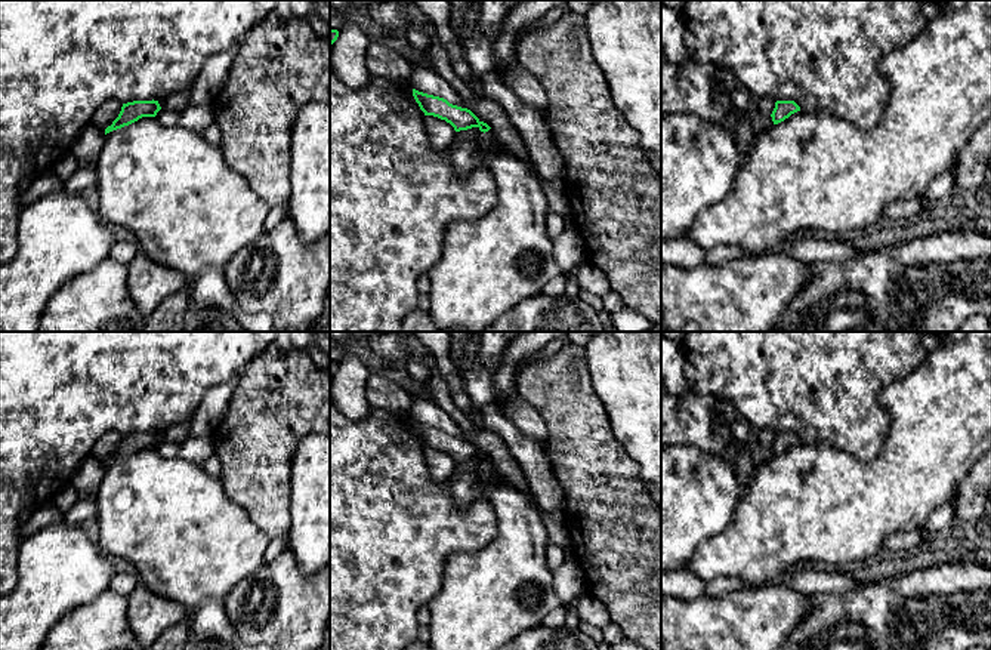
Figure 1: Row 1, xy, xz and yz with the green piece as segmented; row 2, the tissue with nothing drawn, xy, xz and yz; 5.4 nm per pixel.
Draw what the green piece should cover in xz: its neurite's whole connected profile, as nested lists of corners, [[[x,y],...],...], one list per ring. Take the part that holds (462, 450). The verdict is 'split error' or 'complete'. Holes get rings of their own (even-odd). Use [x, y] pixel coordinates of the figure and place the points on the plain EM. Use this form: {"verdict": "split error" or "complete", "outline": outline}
{"verdict": "split error", "outline": [[[413,421],[413,428],[425,447],[445,452],[456,463],[478,459],[481,462],[479,469],[490,484],[501,477],[503,468],[496,465],[487,455],[481,453],[470,441],[453,437],[444,429],[427,426],[416,421]]]}

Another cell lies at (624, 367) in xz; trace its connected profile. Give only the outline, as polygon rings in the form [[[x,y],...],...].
[[[595,332],[584,346],[593,389],[618,443],[637,463],[639,475],[661,508],[661,332]]]

